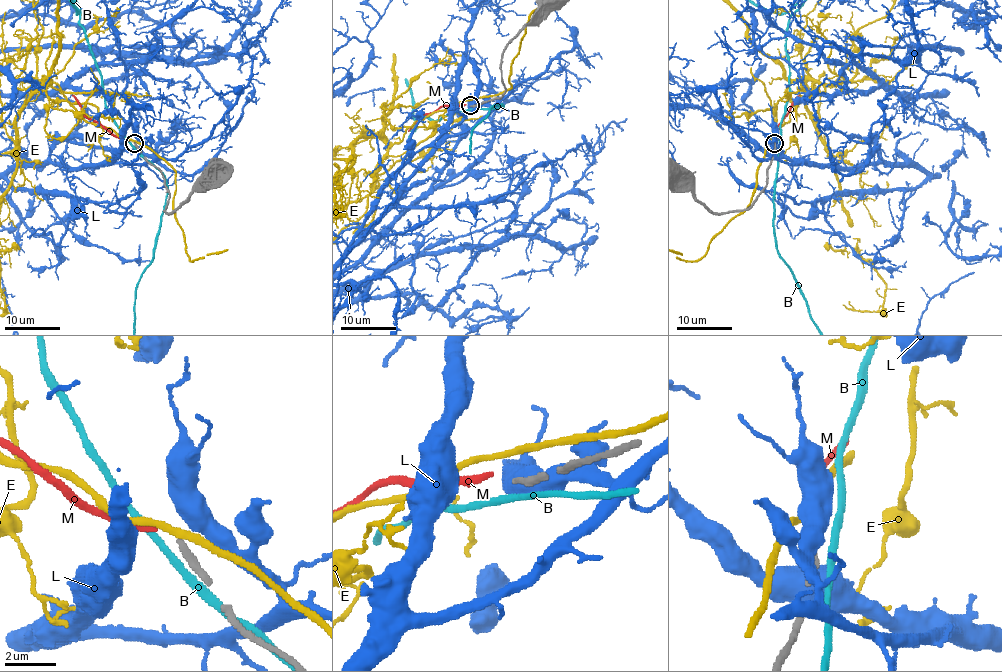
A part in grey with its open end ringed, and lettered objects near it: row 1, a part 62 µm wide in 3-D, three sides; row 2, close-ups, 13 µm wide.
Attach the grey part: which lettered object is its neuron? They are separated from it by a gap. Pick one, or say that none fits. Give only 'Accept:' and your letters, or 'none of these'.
Accept: M

